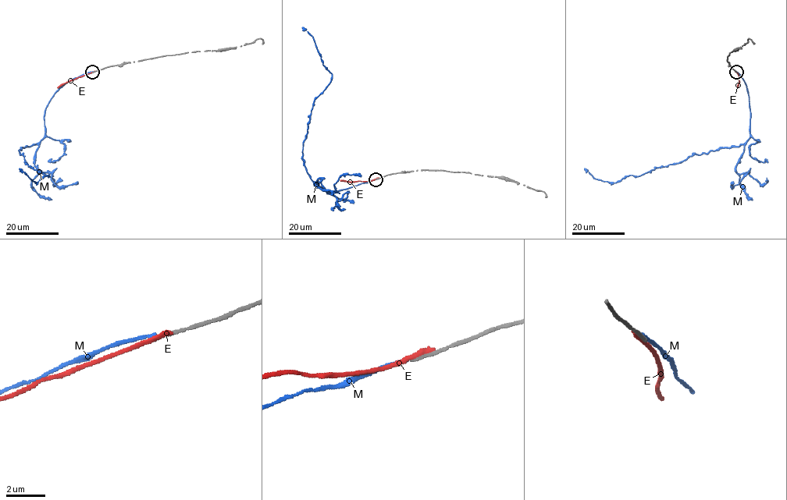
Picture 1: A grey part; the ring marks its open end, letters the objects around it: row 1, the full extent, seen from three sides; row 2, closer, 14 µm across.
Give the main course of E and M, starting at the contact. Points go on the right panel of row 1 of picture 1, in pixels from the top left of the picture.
E: (735, 72), (738, 74), (738, 87)
M: (736, 71), (746, 86), (750, 109), (750, 135), (745, 143), (692, 154), (615, 182), (594, 179), (585, 168)

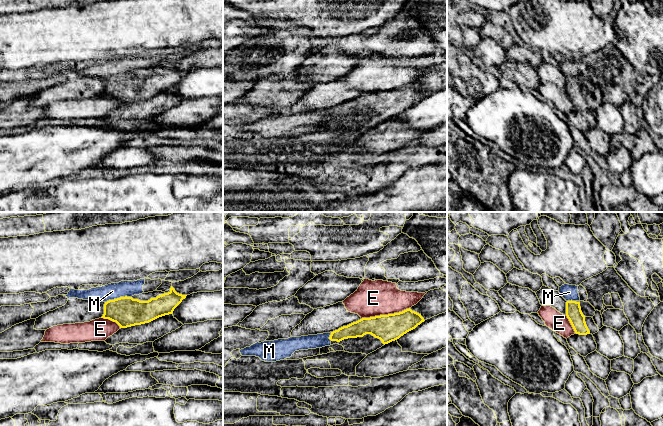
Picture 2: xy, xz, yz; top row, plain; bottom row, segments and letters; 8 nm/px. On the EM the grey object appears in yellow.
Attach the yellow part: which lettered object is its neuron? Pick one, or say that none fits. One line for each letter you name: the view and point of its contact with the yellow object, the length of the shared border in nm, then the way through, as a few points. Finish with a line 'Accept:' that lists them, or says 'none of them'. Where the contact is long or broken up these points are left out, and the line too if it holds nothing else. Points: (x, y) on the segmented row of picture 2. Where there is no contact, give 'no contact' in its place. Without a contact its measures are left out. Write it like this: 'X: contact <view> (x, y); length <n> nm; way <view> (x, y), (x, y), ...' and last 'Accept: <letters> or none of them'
Accept: none of them

